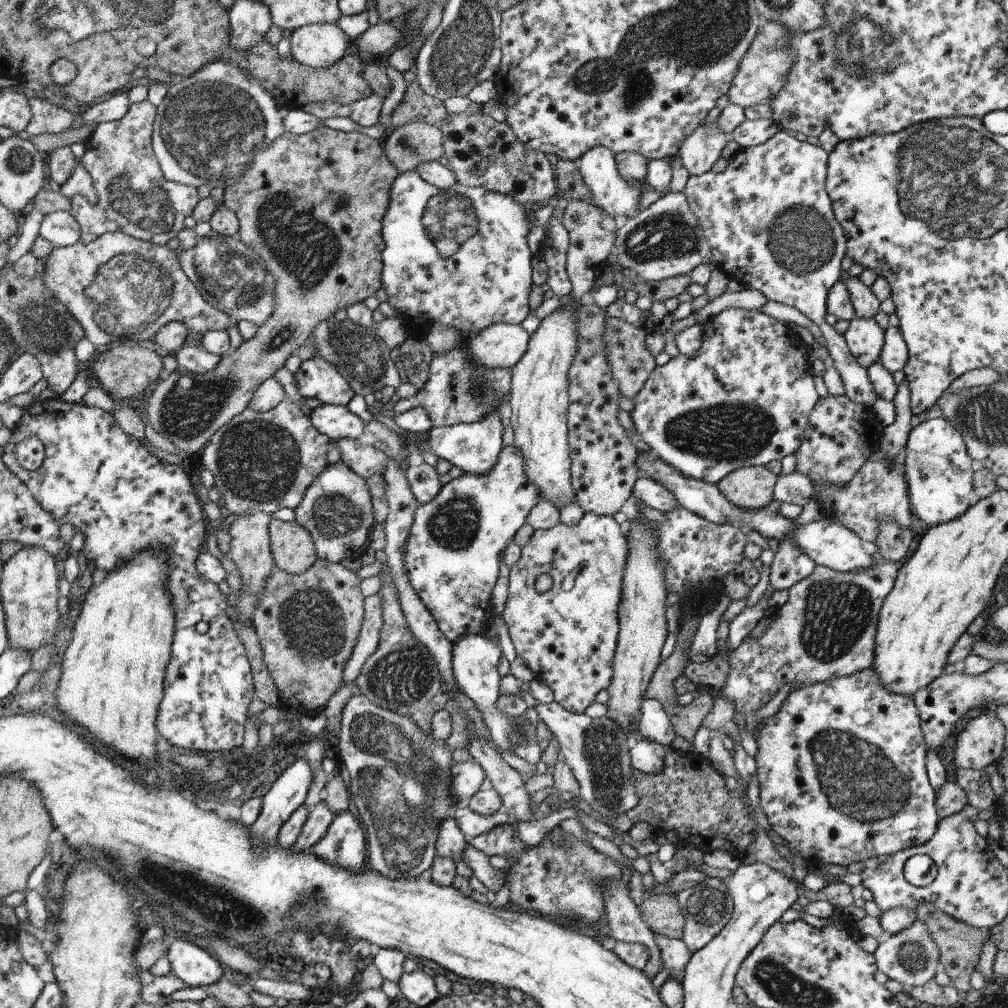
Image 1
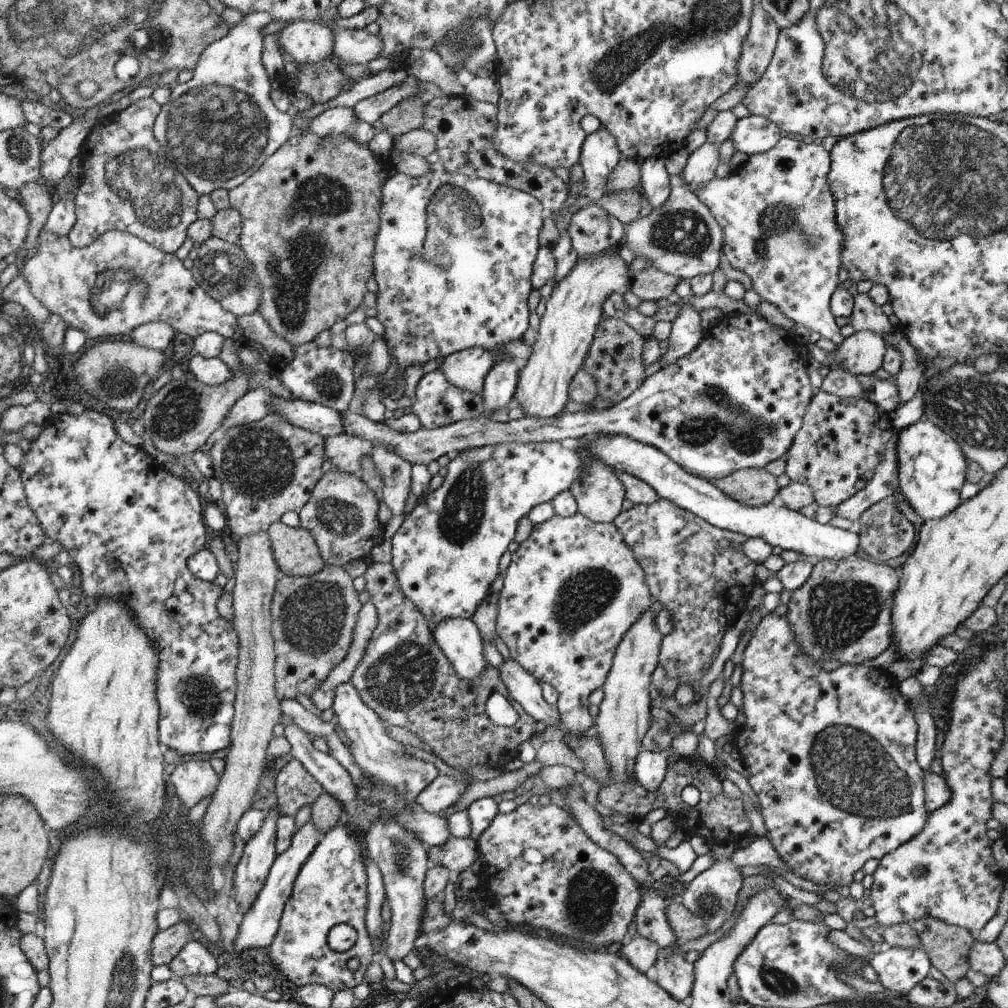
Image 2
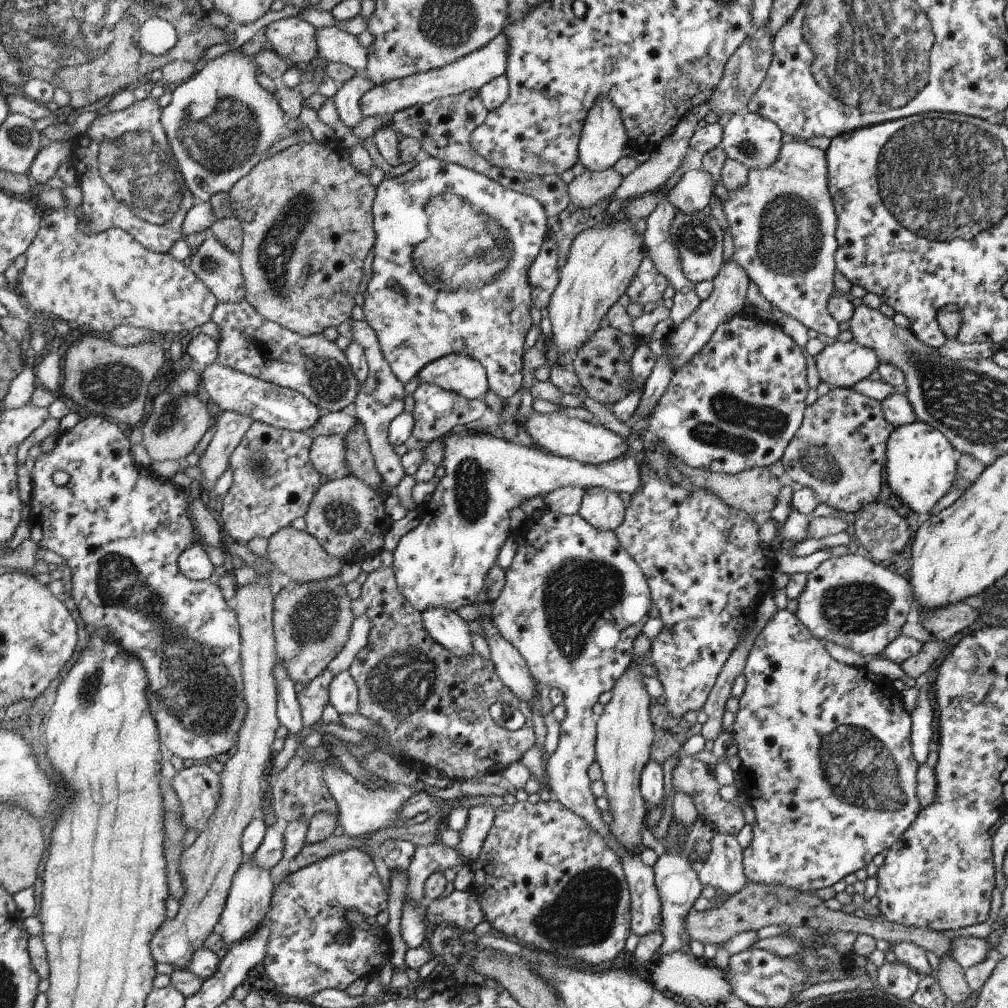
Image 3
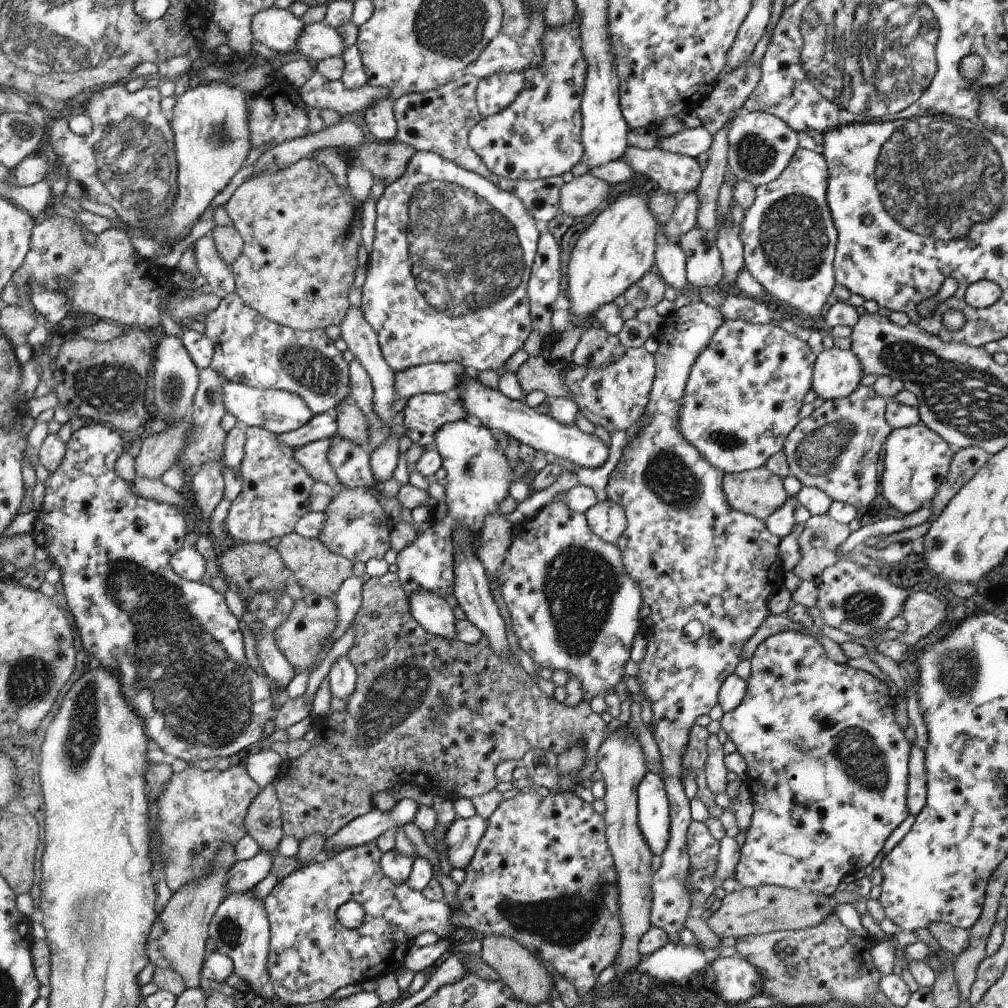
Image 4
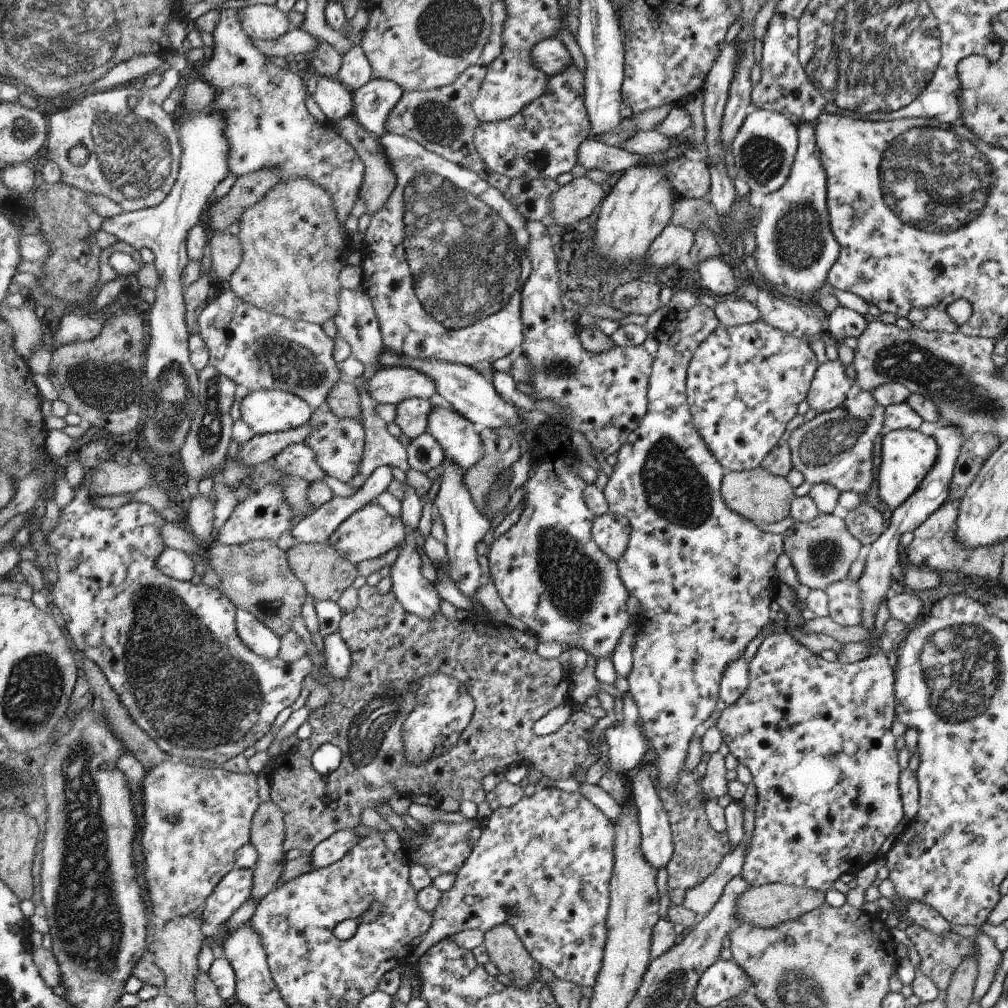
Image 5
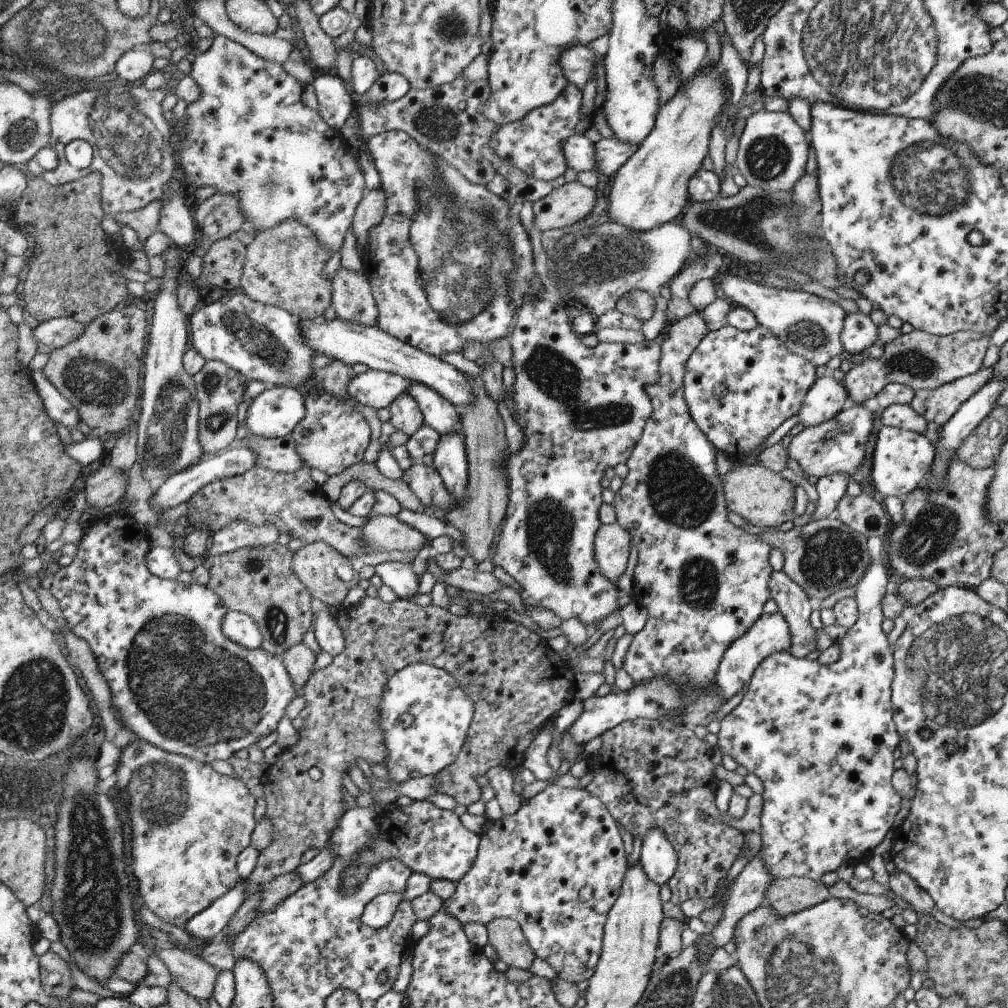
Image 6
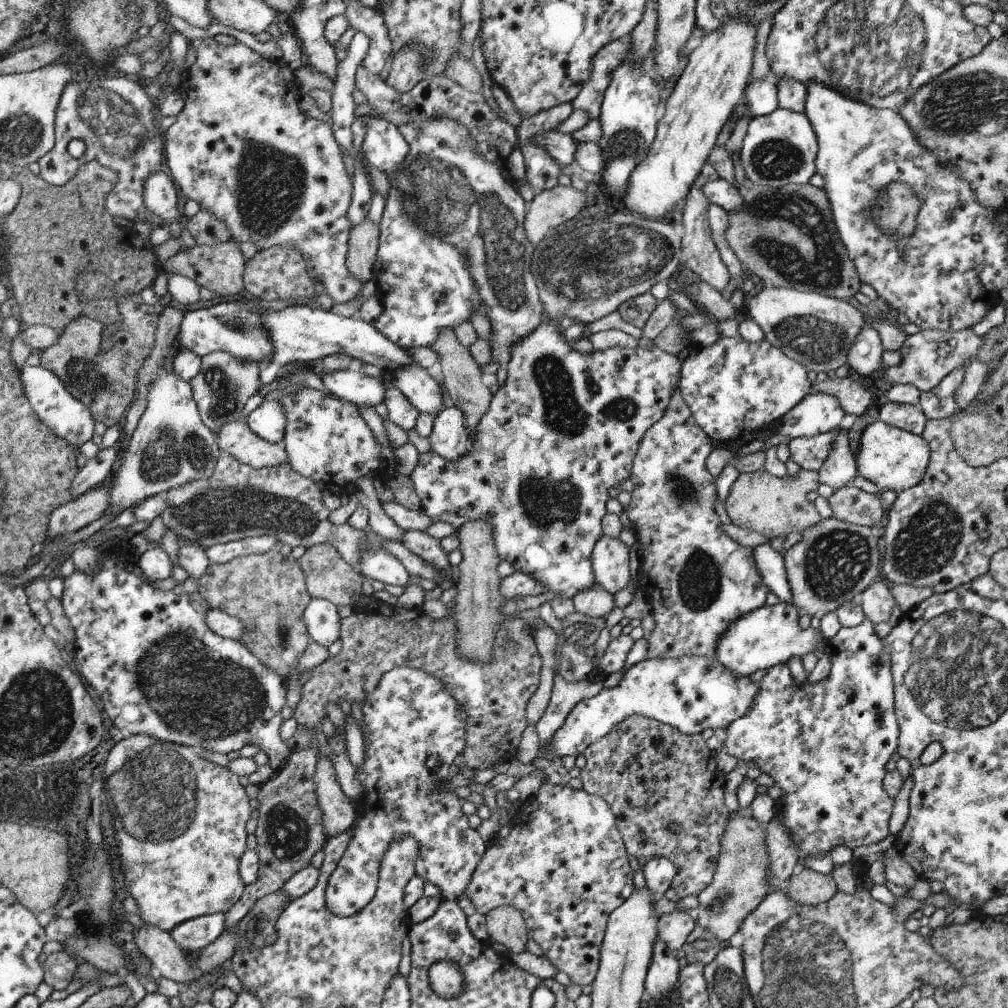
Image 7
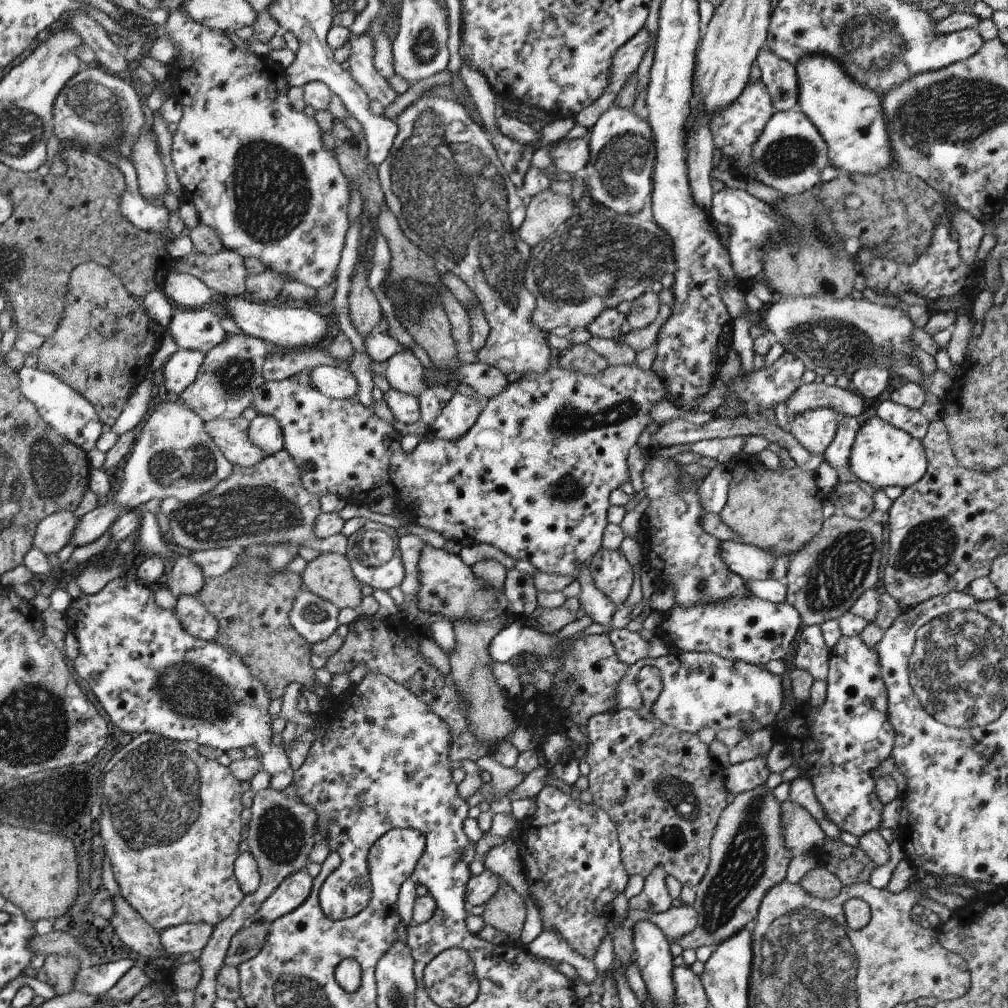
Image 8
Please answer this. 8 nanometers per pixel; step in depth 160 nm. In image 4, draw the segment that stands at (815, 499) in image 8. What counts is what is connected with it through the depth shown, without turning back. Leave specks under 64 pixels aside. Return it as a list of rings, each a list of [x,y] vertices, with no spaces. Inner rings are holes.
[[[767,467],[740,473],[725,473],[722,487],[728,505],[764,522],[772,512],[785,504],[788,497],[782,479]]]

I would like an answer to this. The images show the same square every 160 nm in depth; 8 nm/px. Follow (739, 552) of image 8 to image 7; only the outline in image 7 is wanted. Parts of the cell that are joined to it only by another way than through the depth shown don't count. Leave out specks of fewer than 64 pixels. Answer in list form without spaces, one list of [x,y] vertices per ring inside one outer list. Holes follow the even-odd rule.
[[[770,542],[755,546],[752,554],[765,586],[779,596],[782,603],[792,603],[783,556],[772,548]]]

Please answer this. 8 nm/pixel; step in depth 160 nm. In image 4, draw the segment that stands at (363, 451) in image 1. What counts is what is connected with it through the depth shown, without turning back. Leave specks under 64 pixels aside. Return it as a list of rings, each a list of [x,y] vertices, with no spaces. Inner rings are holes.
[[[321,439],[312,442],[296,449],[295,456],[299,460],[299,464],[303,465],[304,469],[311,474],[313,480],[322,481],[337,492],[342,485],[334,466],[331,465],[332,443],[332,439]]]

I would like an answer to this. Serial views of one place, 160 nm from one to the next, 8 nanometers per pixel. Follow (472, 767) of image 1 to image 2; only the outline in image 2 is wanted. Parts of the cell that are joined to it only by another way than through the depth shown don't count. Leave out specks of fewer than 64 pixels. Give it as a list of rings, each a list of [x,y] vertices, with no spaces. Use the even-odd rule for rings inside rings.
[[[439,775],[418,798],[418,805],[429,813],[442,813],[453,805],[469,784],[450,776]]]

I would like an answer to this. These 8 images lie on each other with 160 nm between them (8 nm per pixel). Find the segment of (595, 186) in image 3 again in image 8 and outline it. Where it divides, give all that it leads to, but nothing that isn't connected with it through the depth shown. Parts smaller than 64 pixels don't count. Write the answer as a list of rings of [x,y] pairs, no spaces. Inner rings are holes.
[[[544,191],[531,198],[525,208],[525,219],[518,229],[519,237],[530,247],[544,242],[552,236],[564,222],[574,216],[574,201],[563,195]]]

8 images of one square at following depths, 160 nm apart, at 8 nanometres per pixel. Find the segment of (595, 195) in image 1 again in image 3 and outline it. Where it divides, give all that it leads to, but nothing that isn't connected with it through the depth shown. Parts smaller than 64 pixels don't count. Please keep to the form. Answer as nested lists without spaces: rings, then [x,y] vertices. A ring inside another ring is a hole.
[[[604,97],[591,108],[586,124],[583,127],[582,141],[579,143],[579,160],[591,171],[603,171],[614,167],[620,159],[635,151],[631,137],[623,125],[623,115],[620,109]]]

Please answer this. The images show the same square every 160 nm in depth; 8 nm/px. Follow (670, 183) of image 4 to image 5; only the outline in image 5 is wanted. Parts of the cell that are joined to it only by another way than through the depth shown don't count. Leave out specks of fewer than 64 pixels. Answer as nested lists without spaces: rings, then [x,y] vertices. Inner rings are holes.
[[[594,138],[584,140],[578,150],[578,163],[582,164],[587,171],[598,169],[610,175],[621,174],[627,168],[647,164],[645,158],[618,147],[607,146]],[[682,156],[670,161],[662,168],[671,181],[677,198],[702,199],[708,197],[711,191],[711,174],[709,165],[704,161],[689,160]]]

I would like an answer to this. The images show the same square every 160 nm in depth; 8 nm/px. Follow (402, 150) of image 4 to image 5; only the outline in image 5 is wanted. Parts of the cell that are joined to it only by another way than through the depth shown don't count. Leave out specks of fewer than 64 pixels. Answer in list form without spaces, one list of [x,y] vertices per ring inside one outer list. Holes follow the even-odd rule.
[[[347,116],[334,126],[350,144],[355,145],[360,160],[367,164],[367,175],[363,178],[359,197],[364,200],[365,214],[376,214],[386,204],[397,180],[379,139],[368,132],[353,116]]]

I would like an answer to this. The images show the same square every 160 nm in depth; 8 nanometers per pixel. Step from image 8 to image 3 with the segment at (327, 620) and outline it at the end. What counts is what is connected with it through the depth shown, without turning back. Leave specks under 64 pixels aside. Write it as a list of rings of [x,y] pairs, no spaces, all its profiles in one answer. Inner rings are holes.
[[[349,670],[339,672],[329,684],[329,702],[339,714],[352,714],[359,708],[359,685]]]

